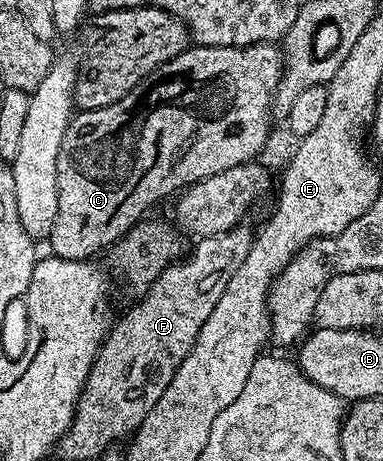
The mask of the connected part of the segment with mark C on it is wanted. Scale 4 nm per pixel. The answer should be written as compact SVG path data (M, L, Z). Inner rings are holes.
M256 43L246 47L203 47L191 45L179 57L159 65L127 97L107 105L103 109L90 111L78 110L69 121L69 128L63 137L63 145L59 145L59 161L57 162L57 192L59 193L59 213L55 213L55 229L51 229L49 240L54 256L58 259L92 260L101 250L112 248L113 244L125 236L137 223L146 218L145 210L156 205L160 199L176 196L178 192L191 183L199 183L202 179L211 177L215 173L223 173L223 169L235 169L240 163L251 163L258 158L257 154L265 147L269 139L269 119L273 94L281 80L283 66L283 51L280 46L272 43Z

